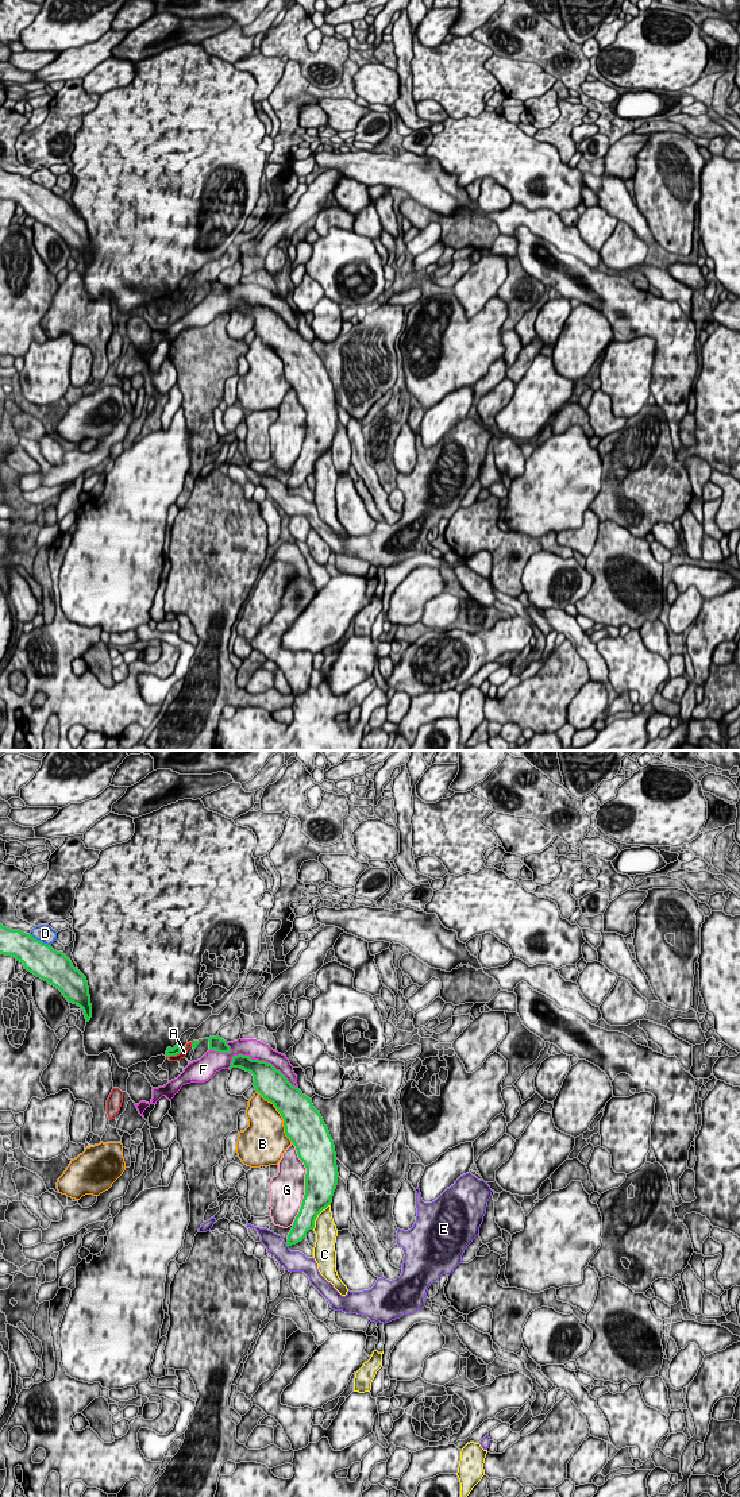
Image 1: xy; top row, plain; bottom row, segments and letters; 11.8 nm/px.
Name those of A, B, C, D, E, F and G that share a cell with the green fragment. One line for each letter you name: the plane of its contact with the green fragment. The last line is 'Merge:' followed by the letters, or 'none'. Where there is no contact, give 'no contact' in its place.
Merge: none

